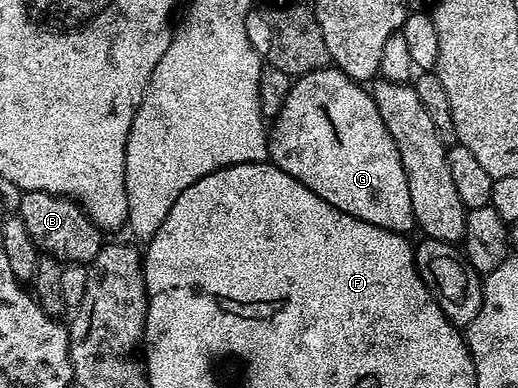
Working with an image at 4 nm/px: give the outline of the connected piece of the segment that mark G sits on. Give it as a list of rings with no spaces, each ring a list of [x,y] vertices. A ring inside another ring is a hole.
[[[332,66],[296,77],[287,94],[287,102],[283,102],[283,110],[272,121],[267,135],[269,160],[275,167],[303,182],[303,186],[319,194],[323,202],[331,202],[335,210],[343,210],[343,214],[351,214],[388,232],[409,234],[409,231],[414,231],[407,174],[403,170],[399,150],[395,150],[395,141],[391,134],[387,134],[383,118],[379,118],[379,106],[375,106],[372,91],[368,87]]]

